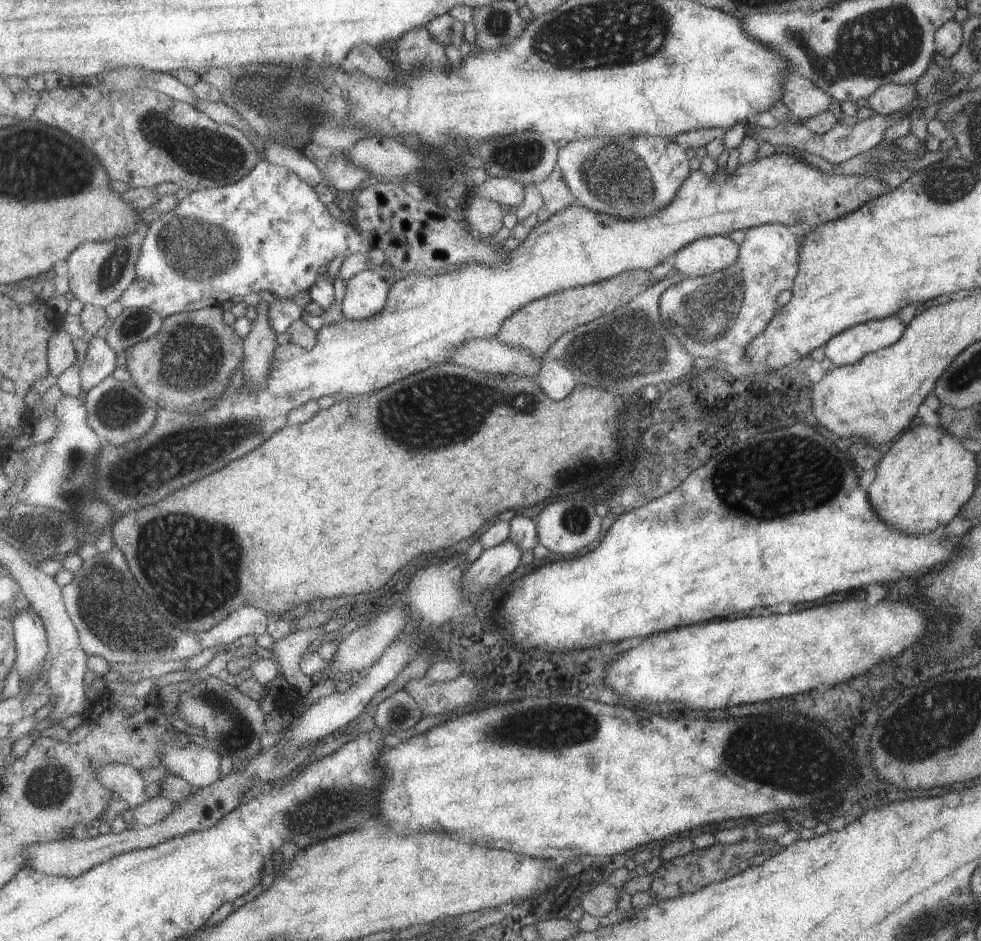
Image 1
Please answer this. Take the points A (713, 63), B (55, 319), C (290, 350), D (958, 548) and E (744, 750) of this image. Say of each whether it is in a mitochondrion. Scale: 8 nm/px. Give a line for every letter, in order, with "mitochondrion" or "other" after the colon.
A: other
B: other
C: other
D: other
E: mitochondrion

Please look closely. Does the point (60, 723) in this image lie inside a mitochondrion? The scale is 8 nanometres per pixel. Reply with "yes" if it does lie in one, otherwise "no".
no

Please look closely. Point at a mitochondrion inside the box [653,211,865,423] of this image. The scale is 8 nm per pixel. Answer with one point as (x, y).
(707, 313)

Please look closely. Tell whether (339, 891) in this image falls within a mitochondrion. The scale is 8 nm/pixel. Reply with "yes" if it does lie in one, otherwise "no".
no

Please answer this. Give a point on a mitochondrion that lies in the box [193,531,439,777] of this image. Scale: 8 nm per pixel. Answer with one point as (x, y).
(215, 706)

